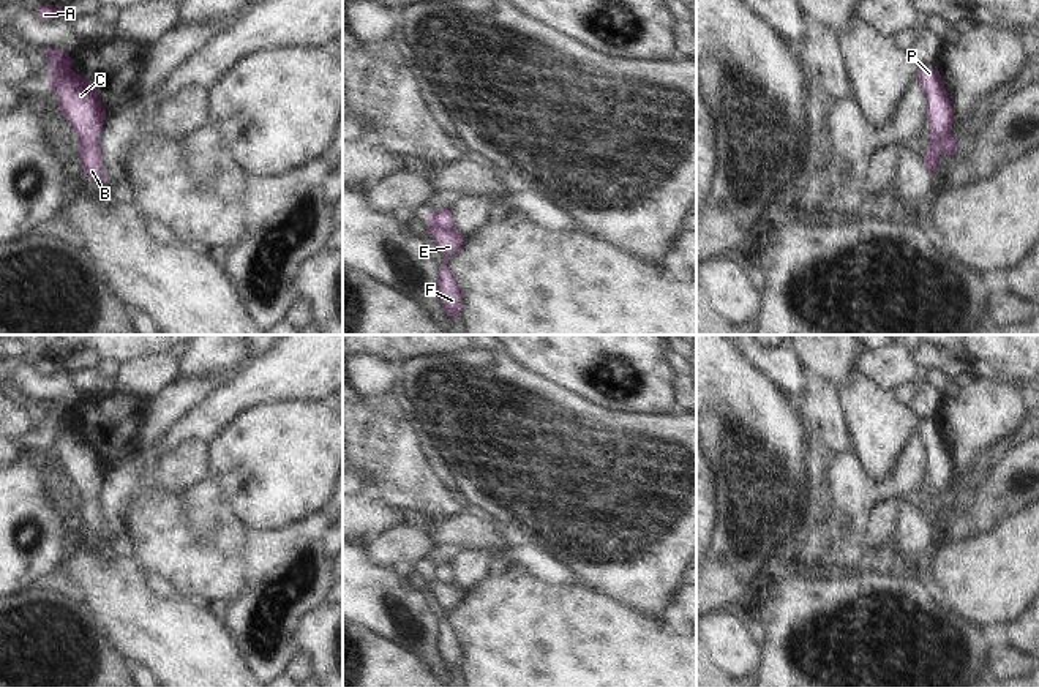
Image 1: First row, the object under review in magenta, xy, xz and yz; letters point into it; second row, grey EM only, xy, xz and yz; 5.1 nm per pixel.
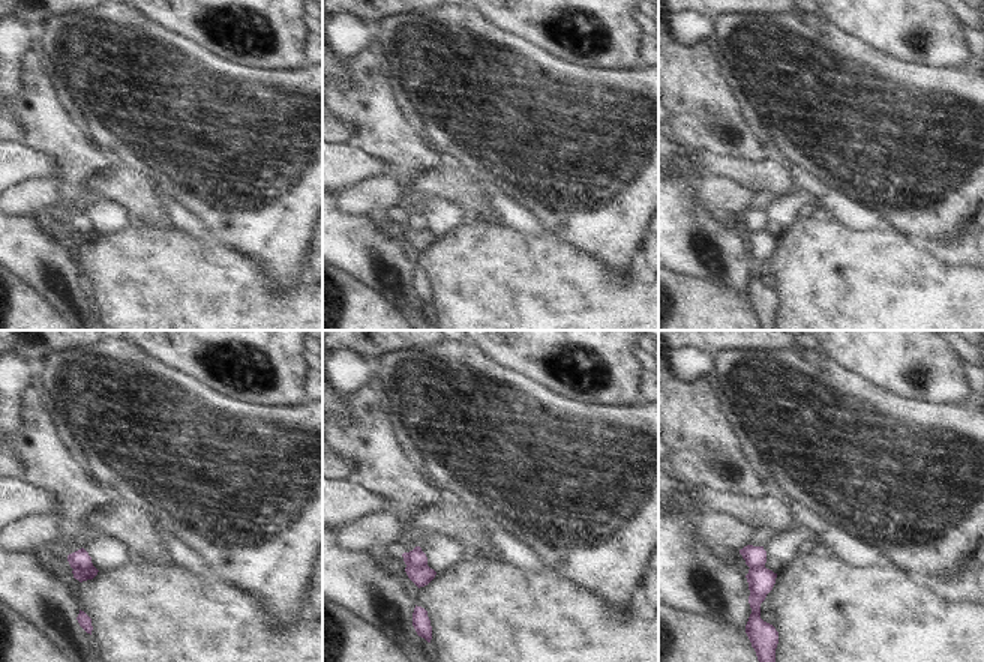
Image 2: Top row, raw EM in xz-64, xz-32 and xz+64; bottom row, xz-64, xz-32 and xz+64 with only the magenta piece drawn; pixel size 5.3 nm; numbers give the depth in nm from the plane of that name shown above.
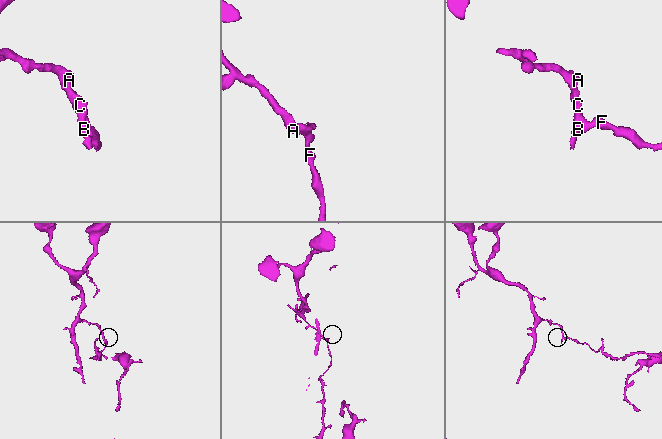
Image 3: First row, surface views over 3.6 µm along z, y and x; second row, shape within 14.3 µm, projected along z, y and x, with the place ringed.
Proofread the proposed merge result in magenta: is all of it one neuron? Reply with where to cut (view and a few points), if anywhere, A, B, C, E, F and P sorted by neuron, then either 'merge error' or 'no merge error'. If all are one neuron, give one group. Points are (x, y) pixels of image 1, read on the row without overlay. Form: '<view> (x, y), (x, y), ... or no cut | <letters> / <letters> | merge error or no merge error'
xz (430, 577), (452, 583) | A B C P / E F | merge error

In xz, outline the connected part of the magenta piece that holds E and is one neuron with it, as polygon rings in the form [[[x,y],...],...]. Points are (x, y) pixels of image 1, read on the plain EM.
[[[433,578],[428,580],[428,588],[433,592],[437,603],[442,606],[442,618],[437,625],[437,654],[445,663],[447,670],[452,671],[459,668],[463,652],[459,643],[453,633],[453,627],[447,622],[445,616],[459,603],[464,591],[458,586],[445,584]]]

